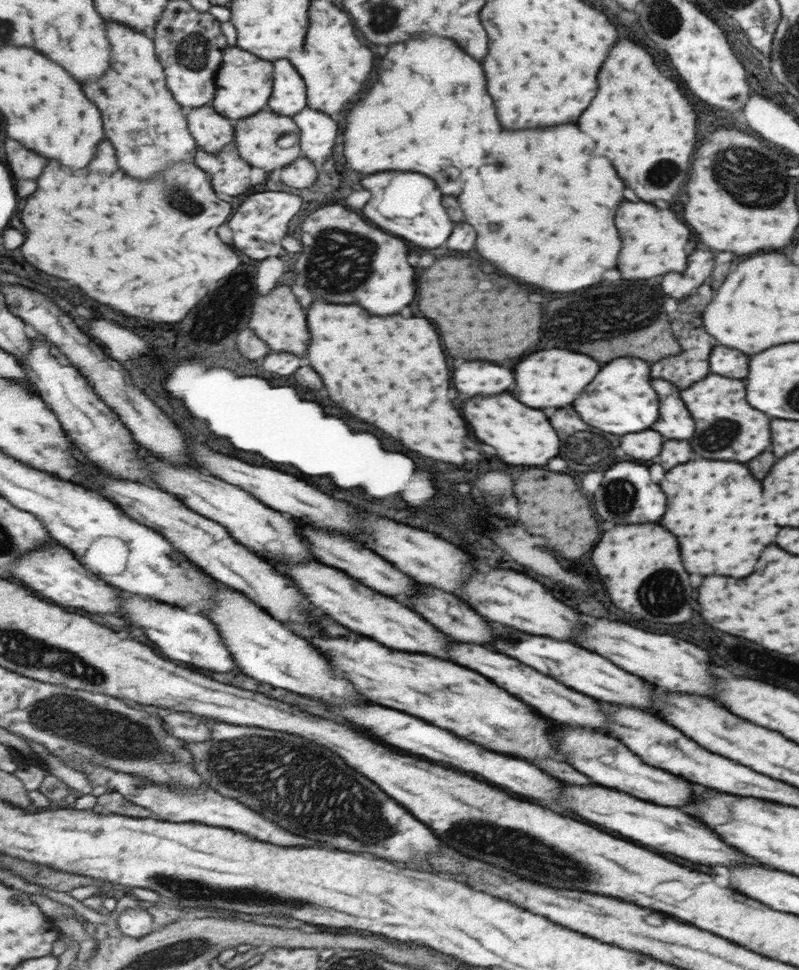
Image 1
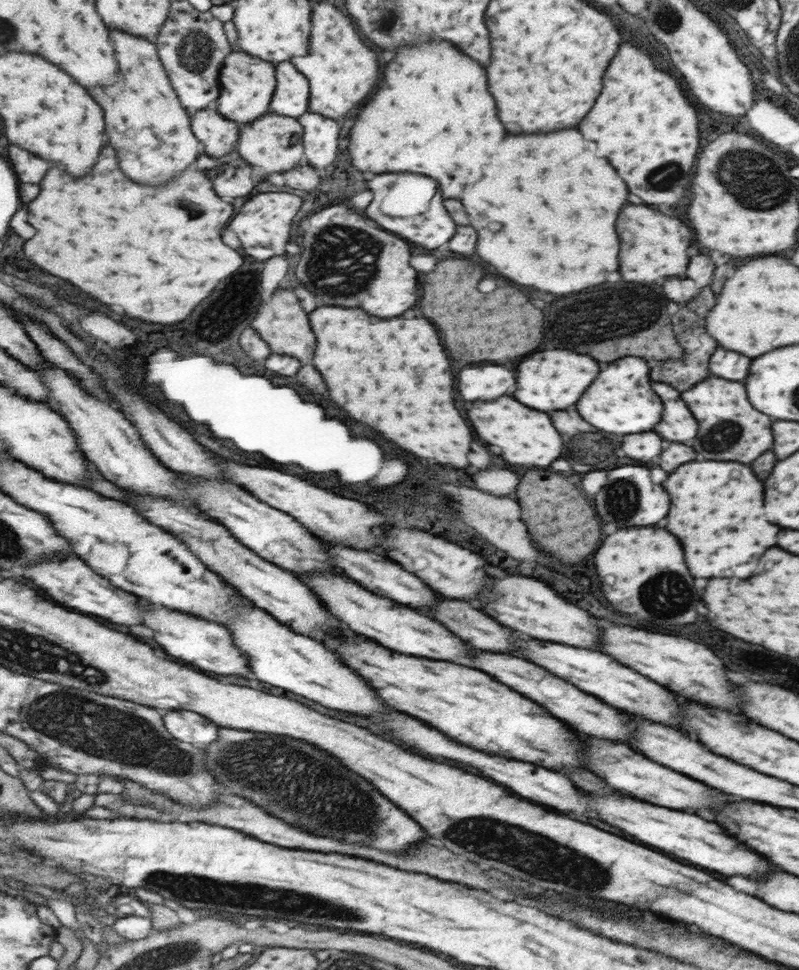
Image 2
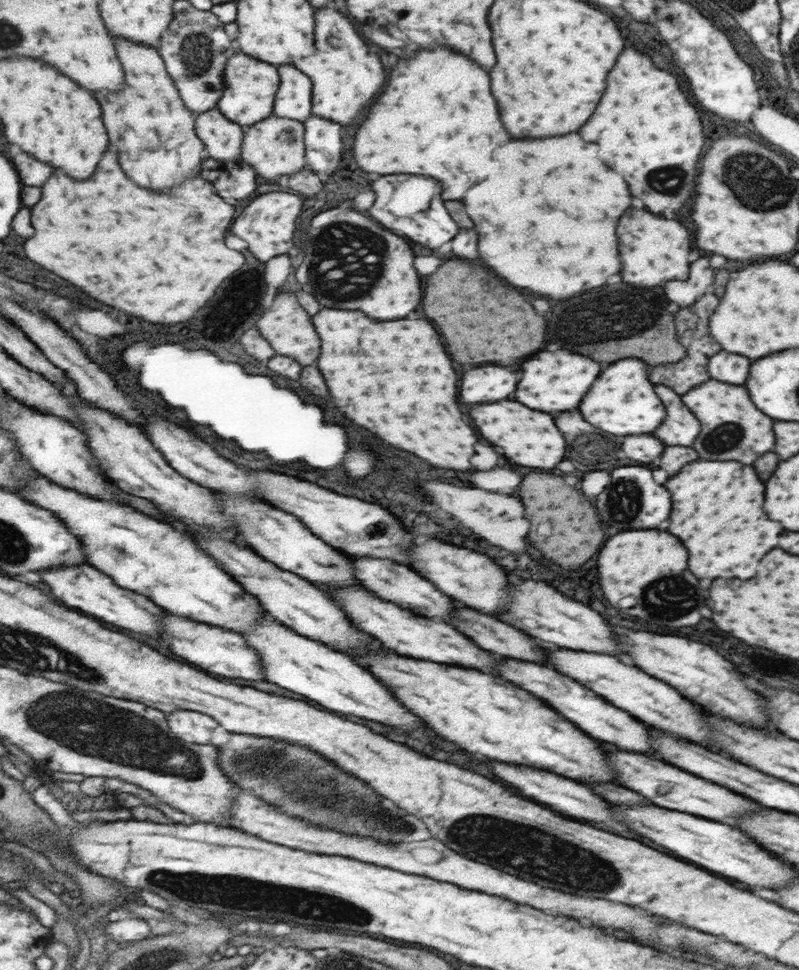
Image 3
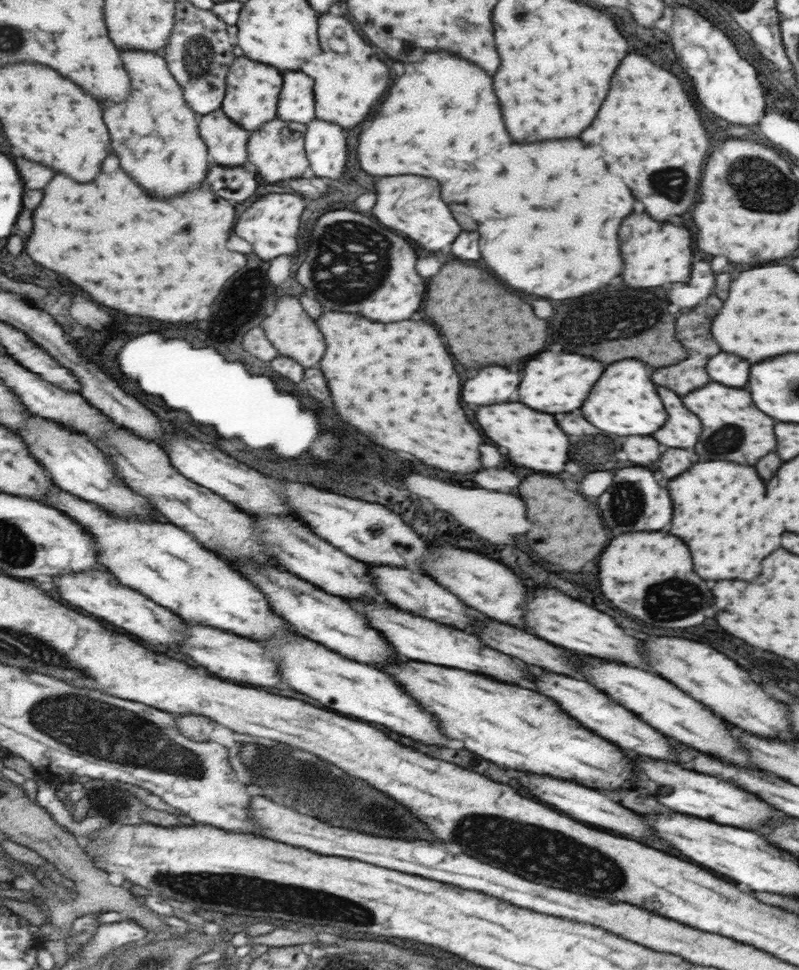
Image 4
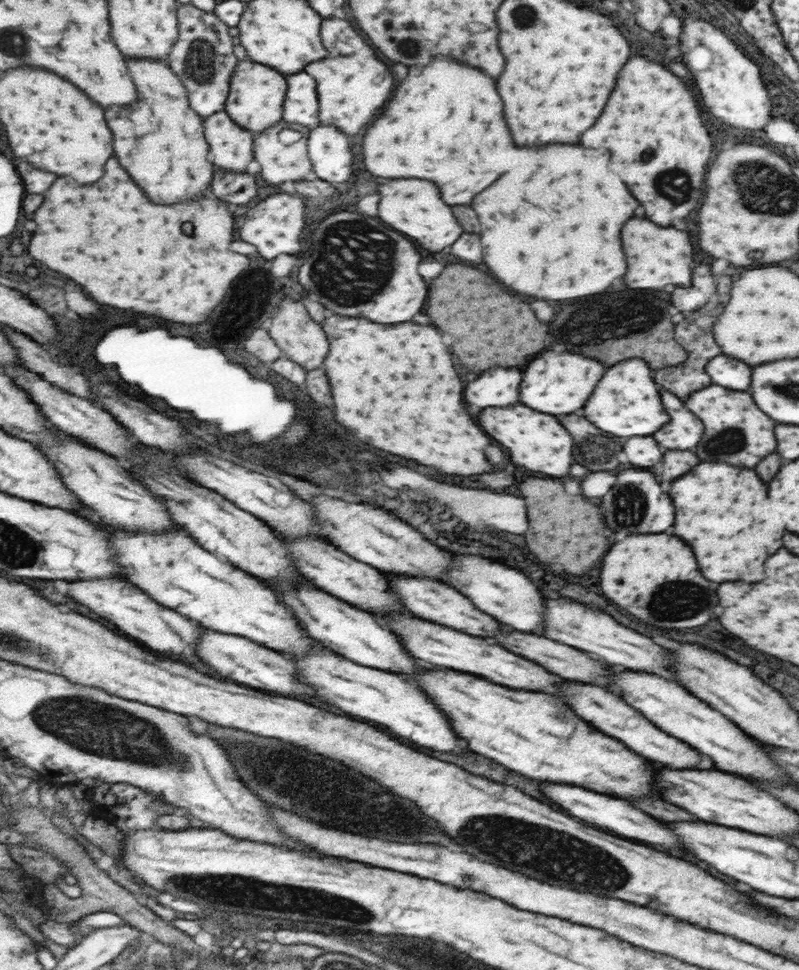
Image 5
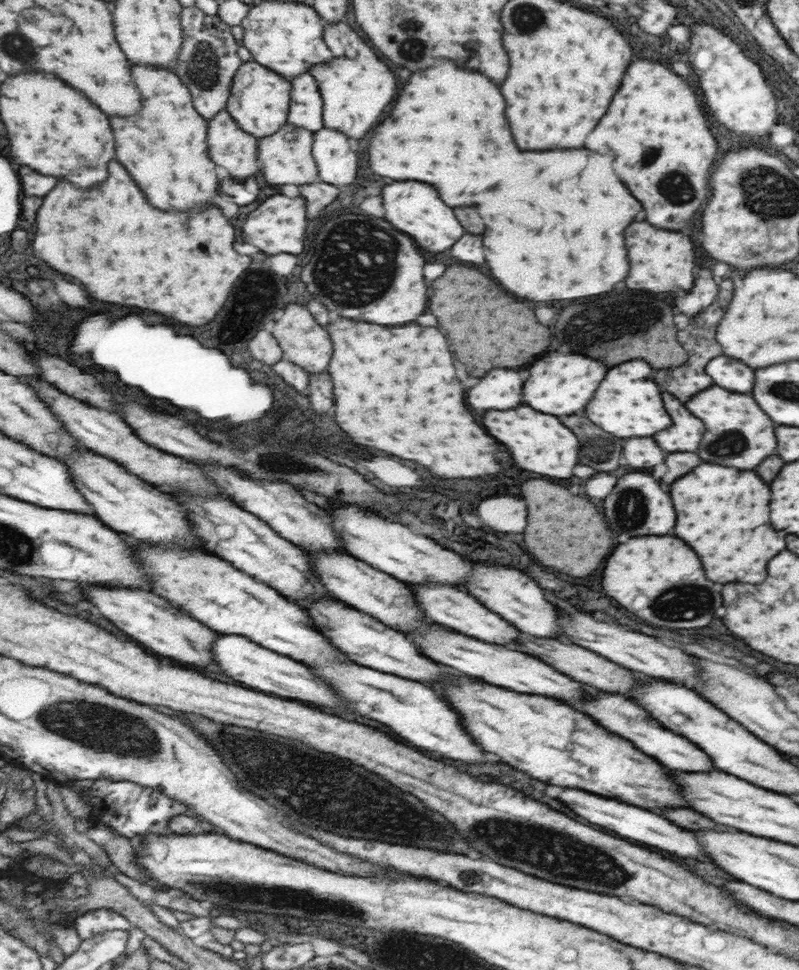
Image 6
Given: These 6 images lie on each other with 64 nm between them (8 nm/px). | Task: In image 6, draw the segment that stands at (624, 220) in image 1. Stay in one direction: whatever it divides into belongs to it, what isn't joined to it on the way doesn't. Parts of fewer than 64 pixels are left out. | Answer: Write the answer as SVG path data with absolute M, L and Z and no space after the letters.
M635 222L627 228L627 248L631 248L631 276L623 280L627 288L675 292L689 290L693 286L693 248L689 238L681 232L659 230L647 222Z

